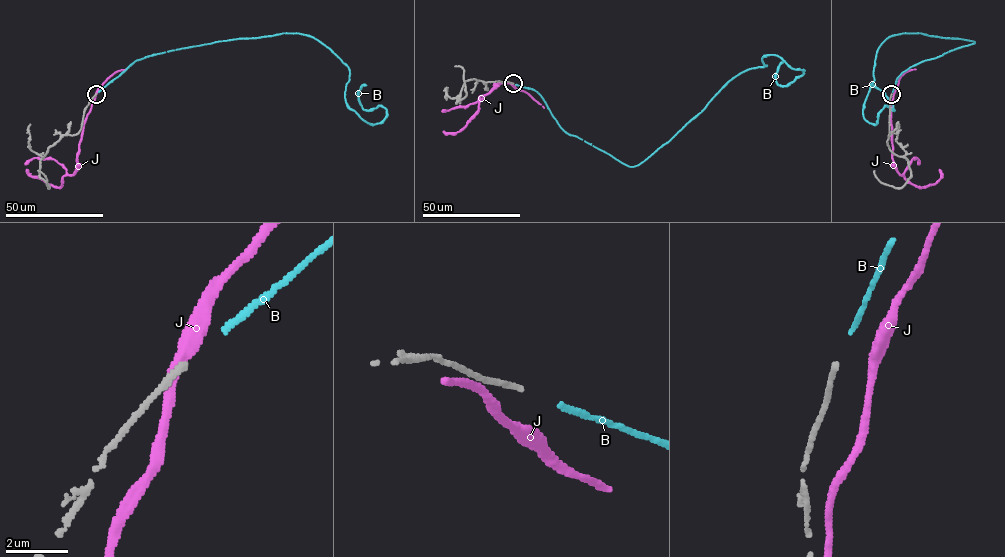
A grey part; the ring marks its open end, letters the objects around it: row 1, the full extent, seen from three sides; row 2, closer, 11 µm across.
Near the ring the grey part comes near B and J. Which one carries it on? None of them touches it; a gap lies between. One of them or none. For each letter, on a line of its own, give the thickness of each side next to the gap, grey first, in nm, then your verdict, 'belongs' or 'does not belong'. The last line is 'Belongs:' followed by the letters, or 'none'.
B: calibres 180 and 170 nm; belongs
J: calibres 180 and 360 nm; does not belong
Belongs: B

